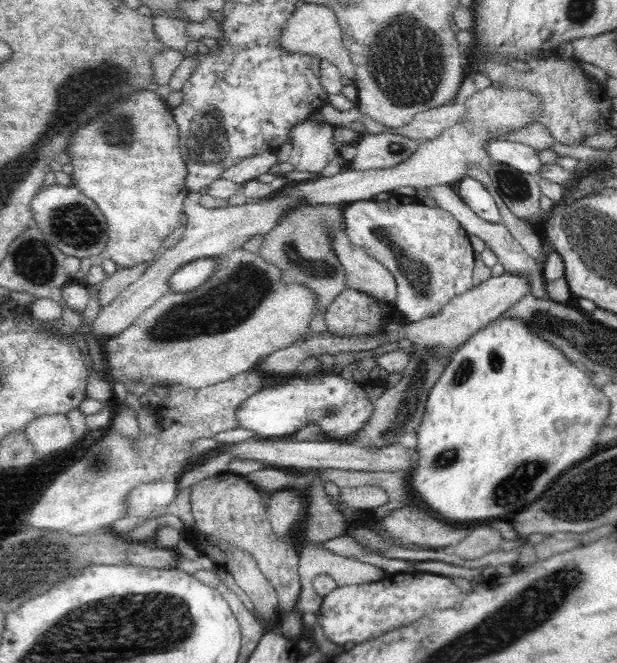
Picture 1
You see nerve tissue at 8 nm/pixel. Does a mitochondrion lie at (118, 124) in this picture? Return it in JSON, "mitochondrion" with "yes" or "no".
{"mitochondrion":"yes"}

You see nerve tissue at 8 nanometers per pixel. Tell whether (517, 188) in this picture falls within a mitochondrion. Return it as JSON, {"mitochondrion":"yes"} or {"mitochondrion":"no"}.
{"mitochondrion":"yes"}

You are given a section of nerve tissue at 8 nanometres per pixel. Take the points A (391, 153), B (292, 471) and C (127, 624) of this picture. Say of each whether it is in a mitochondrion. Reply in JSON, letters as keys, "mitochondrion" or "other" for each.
{"A":"mitochondrion","B":"other","C":"mitochondrion"}

